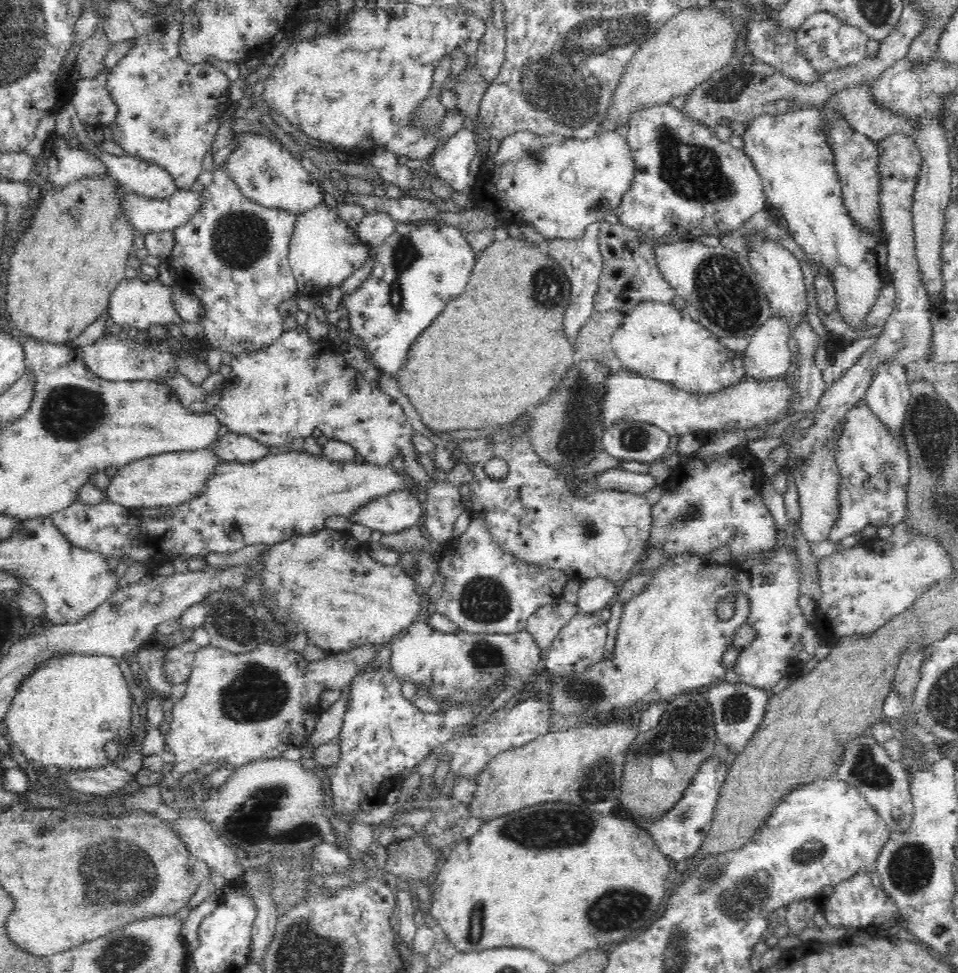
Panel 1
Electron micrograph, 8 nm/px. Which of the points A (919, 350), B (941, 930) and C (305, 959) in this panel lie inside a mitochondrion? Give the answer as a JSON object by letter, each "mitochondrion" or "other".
{"A":"other","B":"other","C":"mitochondrion"}

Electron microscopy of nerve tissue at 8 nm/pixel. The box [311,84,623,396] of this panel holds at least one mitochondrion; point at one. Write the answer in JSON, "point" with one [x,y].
{"point":[405,252]}

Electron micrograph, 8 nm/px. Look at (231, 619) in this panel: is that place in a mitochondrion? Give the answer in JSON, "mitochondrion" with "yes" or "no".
{"mitochondrion":"yes"}

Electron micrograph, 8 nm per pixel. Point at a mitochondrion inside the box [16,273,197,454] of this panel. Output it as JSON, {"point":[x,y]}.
{"point":[69,412]}

